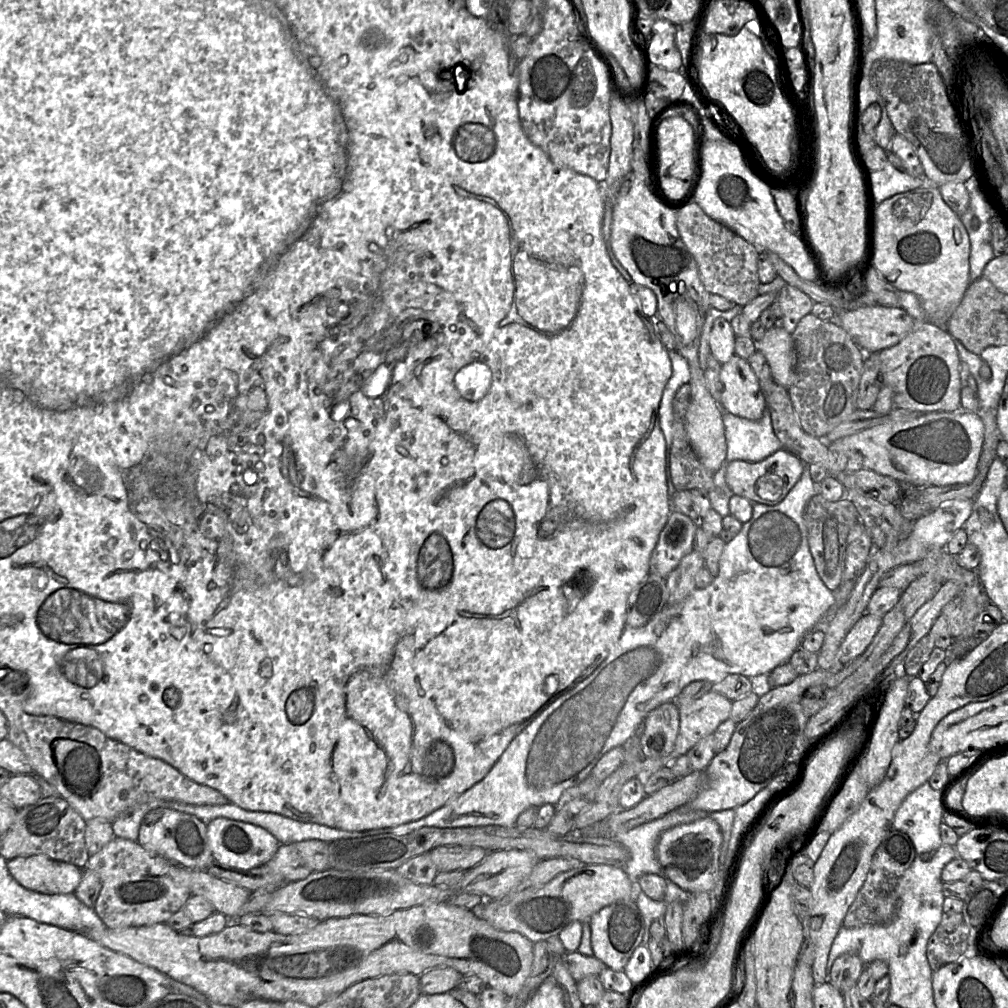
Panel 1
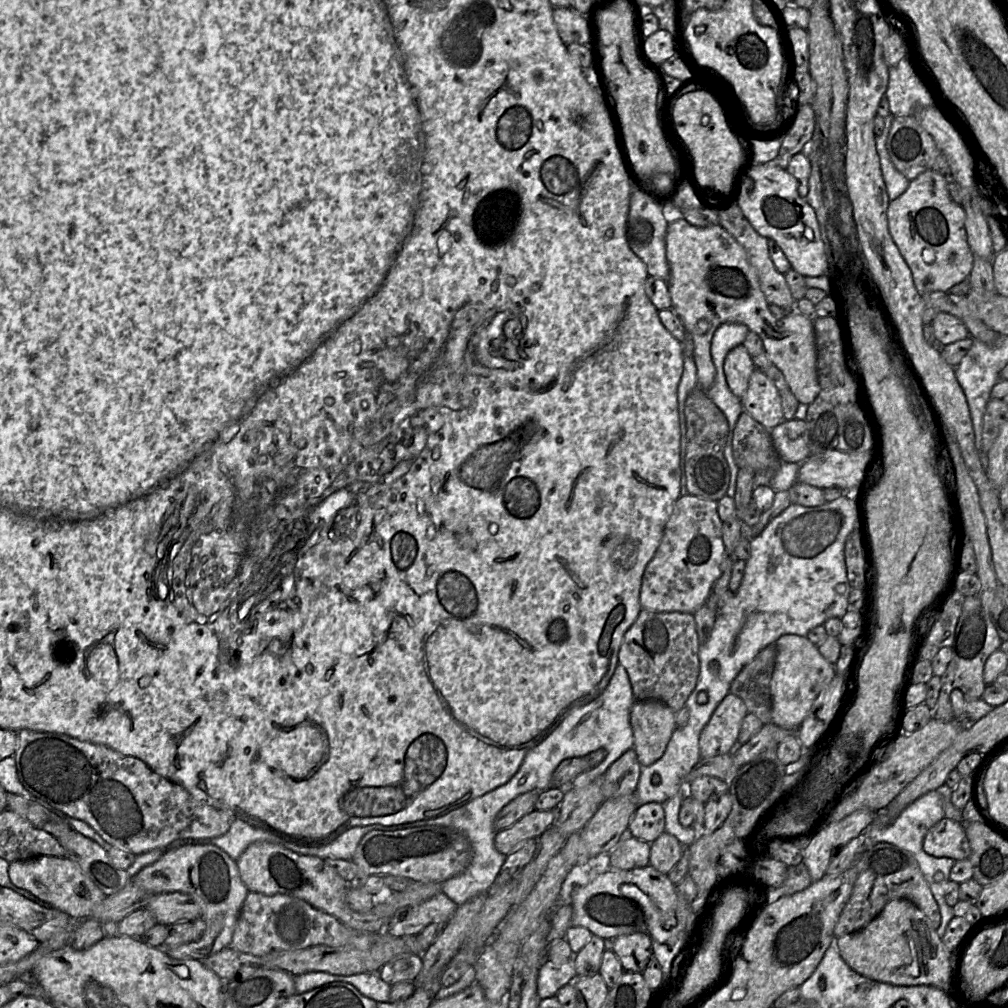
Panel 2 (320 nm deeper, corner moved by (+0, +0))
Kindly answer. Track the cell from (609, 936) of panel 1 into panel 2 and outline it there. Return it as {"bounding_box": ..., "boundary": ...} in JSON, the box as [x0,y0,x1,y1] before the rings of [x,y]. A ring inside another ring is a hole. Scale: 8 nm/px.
{"bounding_box":[613,933,653,973],"boundary":[[[644,933],[622,935],[613,939],[613,952],[625,972],[642,973],[653,956],[651,938]]]}

